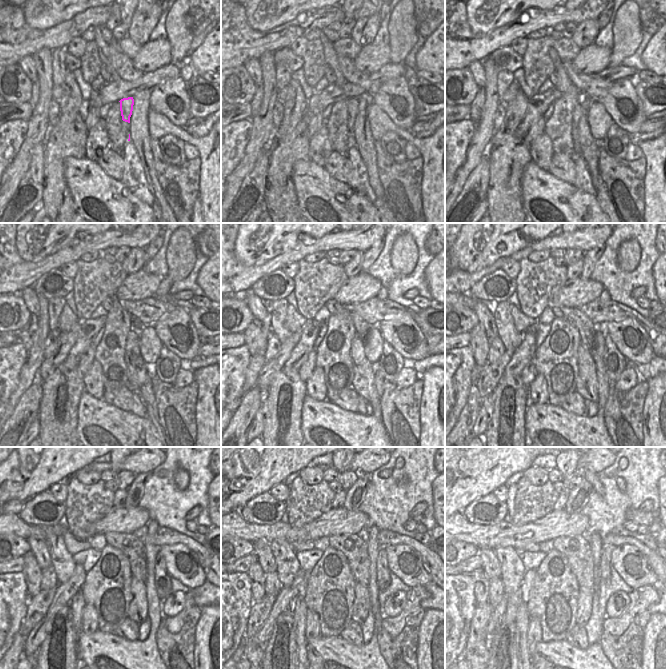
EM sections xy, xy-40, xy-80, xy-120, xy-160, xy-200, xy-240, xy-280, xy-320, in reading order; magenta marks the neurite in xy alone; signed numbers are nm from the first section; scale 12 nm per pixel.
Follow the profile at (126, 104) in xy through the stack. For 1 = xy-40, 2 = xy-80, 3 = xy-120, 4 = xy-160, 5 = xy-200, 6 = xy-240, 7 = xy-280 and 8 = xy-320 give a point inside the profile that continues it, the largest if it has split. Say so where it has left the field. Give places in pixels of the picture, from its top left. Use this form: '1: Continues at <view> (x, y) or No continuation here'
1: Continues at xy-40 (352, 103)
2: Continues at xy-80 (578, 111)
3: Continues at xy-120 (139, 382)
4: Continues at xy-160 (363, 384)
5: Continues at xy-200 (587, 386)
6: Continues at xy-240 (138, 608)
7: Continues at xy-280 (361, 605)
8: Continues at xy-320 (584, 604).

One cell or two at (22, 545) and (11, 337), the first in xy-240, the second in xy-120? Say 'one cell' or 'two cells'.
two cells

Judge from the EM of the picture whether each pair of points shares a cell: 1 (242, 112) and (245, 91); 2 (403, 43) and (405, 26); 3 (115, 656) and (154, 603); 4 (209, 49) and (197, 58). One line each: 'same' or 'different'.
1: different
2: same
3: same
4: same

